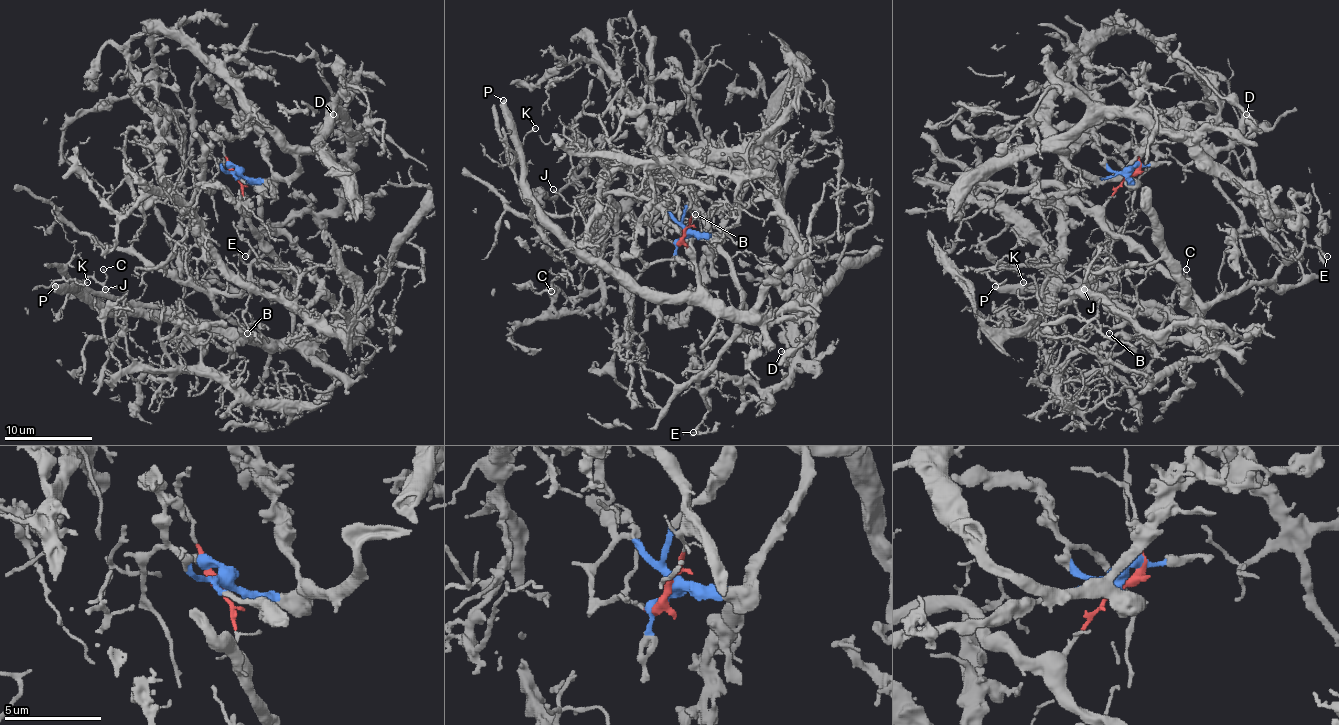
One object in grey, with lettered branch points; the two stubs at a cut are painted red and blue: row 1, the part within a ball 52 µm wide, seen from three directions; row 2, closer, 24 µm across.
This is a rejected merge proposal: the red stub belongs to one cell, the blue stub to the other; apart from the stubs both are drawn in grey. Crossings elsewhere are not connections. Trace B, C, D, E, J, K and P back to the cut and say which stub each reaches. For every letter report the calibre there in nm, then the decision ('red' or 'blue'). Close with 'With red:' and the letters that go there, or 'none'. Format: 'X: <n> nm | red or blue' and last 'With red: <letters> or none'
B: 170 nm | red
C: 90 nm | red
D: 240 nm | blue
E: 170 nm | red
J: 170 nm | red
K: 180 nm | red
P: 480 nm | red
With red: B, C, E, J, K, P

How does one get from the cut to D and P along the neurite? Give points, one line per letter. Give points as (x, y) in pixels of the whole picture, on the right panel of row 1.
D: (1127, 175), (1096, 179), (1067, 159), (1065, 146), (1105, 115), (1241, 137), (1250, 124), (1246, 113)
P: (1127, 175), (1105, 206), (1107, 228), (1184, 285), (1208, 338), (1118, 311), (1089, 289), (995, 285)

